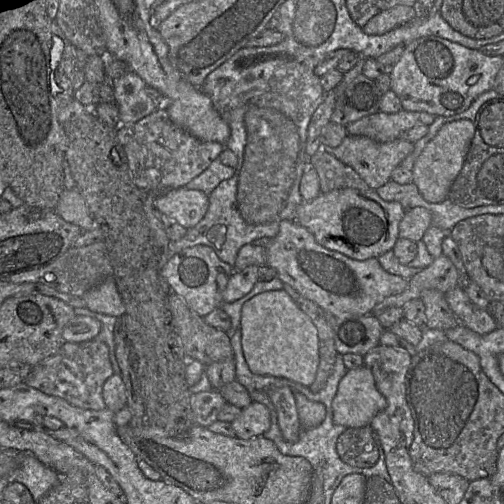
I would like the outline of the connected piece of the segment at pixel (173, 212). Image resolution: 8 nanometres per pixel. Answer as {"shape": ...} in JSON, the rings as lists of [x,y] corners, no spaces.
{"shape":[[[167,188],[167,193],[155,196],[154,206],[157,212],[174,219],[186,229],[194,227],[205,216],[209,196],[200,190],[180,188]]]}

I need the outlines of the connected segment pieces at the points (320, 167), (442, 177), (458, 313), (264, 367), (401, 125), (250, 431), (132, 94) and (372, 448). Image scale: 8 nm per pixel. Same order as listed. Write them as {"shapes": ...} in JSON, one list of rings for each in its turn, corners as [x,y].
{"shapes":[[[[327,149],[318,150],[308,159],[308,165],[318,174],[321,193],[345,188],[370,188],[352,167],[342,163]]],[[[461,119],[443,125],[426,144],[412,169],[413,182],[426,201],[441,203],[447,200],[451,185],[463,167],[474,134],[474,123],[471,120]]],[[[458,285],[446,294],[446,301],[459,324],[485,335],[497,328],[494,319],[486,309],[480,309],[471,302],[464,286]]],[[[284,290],[260,293],[247,301],[241,312],[241,344],[253,374],[274,376],[309,387],[319,366],[319,338],[311,319]]],[[[406,111],[396,113],[376,112],[346,126],[347,134],[364,136],[385,143],[400,138],[404,131],[418,125],[429,126],[436,116],[427,112]]],[[[252,401],[241,414],[232,422],[236,437],[248,440],[264,434],[271,427],[271,417],[269,409],[261,403]]],[[[132,70],[112,80],[120,125],[134,124],[156,110],[167,109],[170,99],[149,86]]],[[[370,425],[347,428],[337,439],[339,458],[352,467],[369,468],[379,459],[378,445]]]]}

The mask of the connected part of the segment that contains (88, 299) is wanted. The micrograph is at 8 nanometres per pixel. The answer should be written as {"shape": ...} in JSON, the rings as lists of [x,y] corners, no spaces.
{"shape":[[[108,277],[83,296],[86,307],[97,313],[122,318],[126,312],[114,277]]]}

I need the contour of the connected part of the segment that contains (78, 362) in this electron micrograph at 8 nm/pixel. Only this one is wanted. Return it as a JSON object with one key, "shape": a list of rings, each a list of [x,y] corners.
{"shape":[[[93,339],[81,343],[65,342],[57,353],[32,367],[24,383],[47,395],[62,398],[75,407],[100,411],[106,408],[103,385],[113,374],[107,345]]]}

